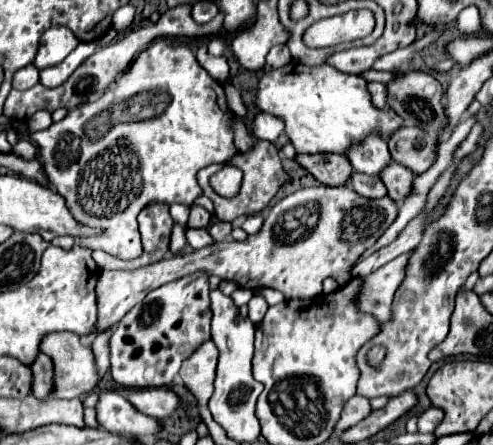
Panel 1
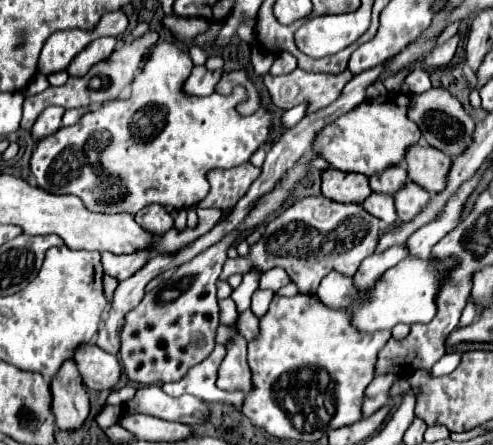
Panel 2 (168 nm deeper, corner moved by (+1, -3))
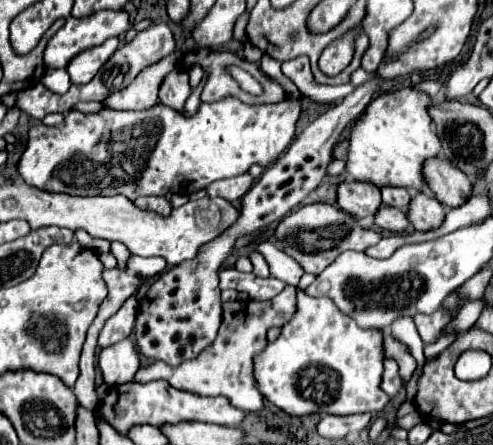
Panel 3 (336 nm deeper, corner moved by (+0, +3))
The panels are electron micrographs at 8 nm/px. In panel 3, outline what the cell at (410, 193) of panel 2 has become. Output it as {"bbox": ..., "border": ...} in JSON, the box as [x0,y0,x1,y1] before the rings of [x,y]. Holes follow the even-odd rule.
{"bbox":[408,192,446,232],"border":[[[418,192],[412,200],[412,206],[408,210],[408,220],[418,232],[428,232],[438,226],[442,226],[446,218],[444,206],[434,198],[424,192]]]}

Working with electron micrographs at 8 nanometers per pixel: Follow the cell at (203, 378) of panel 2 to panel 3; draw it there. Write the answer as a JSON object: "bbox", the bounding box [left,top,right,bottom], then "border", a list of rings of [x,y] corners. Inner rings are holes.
{"bbox":[134,286,296,412],"border":[[[288,286],[284,292],[280,292],[276,298],[268,302],[252,302],[252,314],[248,312],[246,302],[234,300],[222,304],[222,324],[218,330],[218,338],[212,342],[212,346],[204,348],[196,358],[182,362],[182,366],[168,366],[166,362],[152,362],[150,366],[144,366],[136,372],[134,380],[138,382],[150,382],[150,380],[166,380],[178,390],[194,392],[200,396],[228,396],[230,402],[246,412],[256,412],[264,408],[264,398],[260,390],[256,390],[256,380],[252,378],[252,358],[264,350],[268,344],[266,332],[272,326],[282,328],[284,322],[292,318],[296,312],[296,288]]]}

